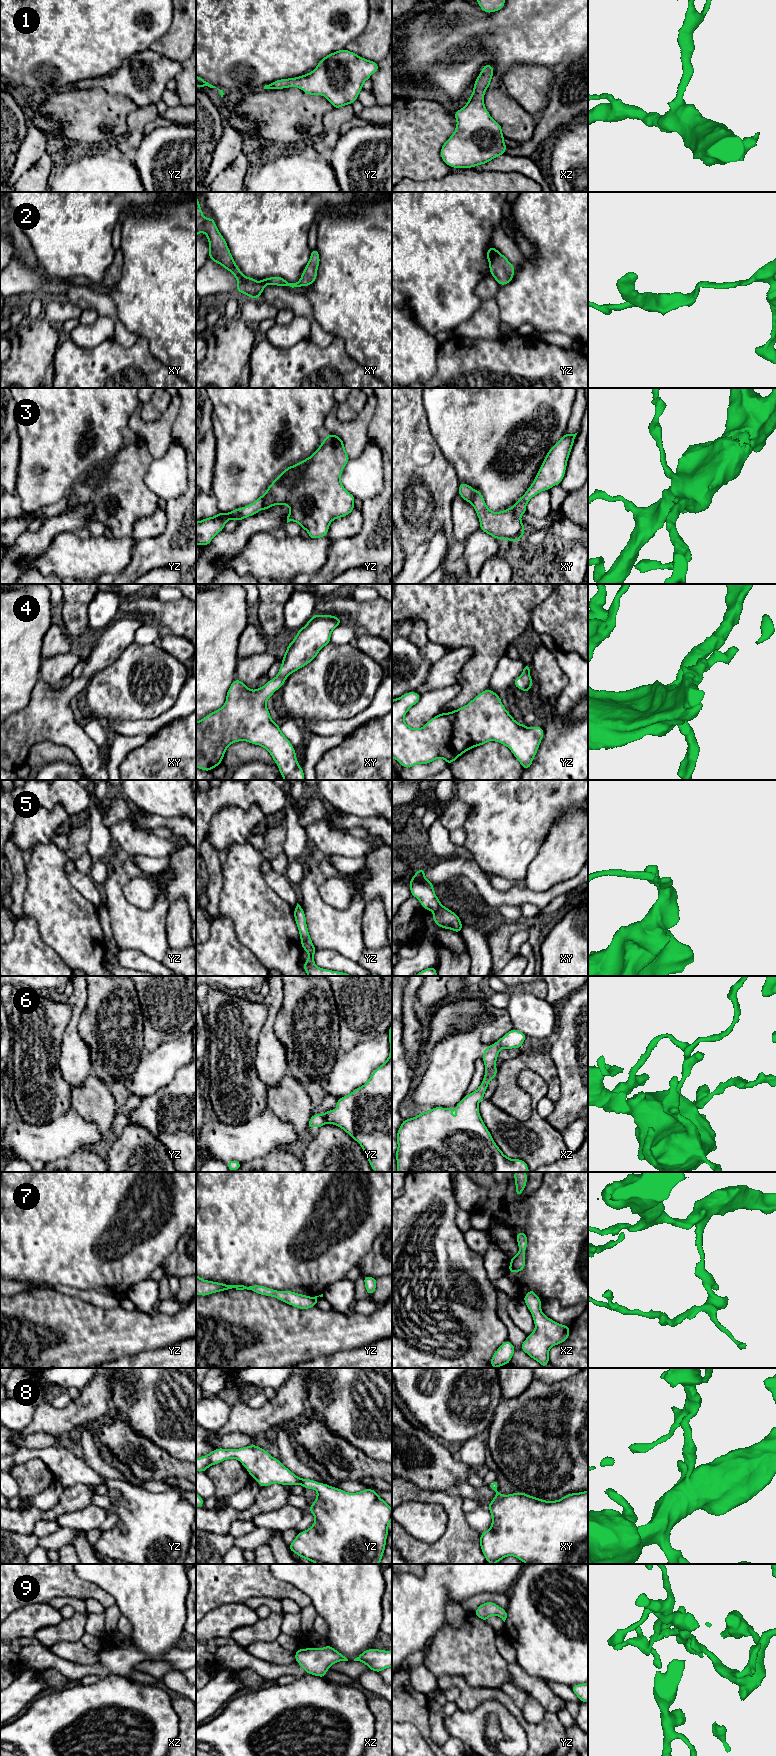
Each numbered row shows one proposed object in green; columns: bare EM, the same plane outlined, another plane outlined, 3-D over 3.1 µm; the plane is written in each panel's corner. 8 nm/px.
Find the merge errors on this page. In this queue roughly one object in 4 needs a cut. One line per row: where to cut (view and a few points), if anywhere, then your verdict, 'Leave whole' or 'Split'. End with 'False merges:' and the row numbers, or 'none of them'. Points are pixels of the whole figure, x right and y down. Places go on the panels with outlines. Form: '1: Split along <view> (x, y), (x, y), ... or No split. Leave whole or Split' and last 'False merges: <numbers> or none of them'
1: No split. Leave whole
2: No split. Leave whole
3: Split along yz (292, 466), (289, 475), (275, 480). Split
4: No split. Leave whole
5: Split along xy (441, 905), (433, 912). Split
6: No split. Leave whole
7: No split. Leave whole
8: No split. Leave whole
9: No split. Leave whole
False merges: 3, 5

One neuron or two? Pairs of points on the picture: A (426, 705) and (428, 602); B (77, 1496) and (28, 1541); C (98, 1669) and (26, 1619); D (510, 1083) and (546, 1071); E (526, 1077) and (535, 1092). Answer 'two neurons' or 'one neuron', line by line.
A: two neurons
B: two neurons
C: one neuron
D: one neuron
E: one neuron

